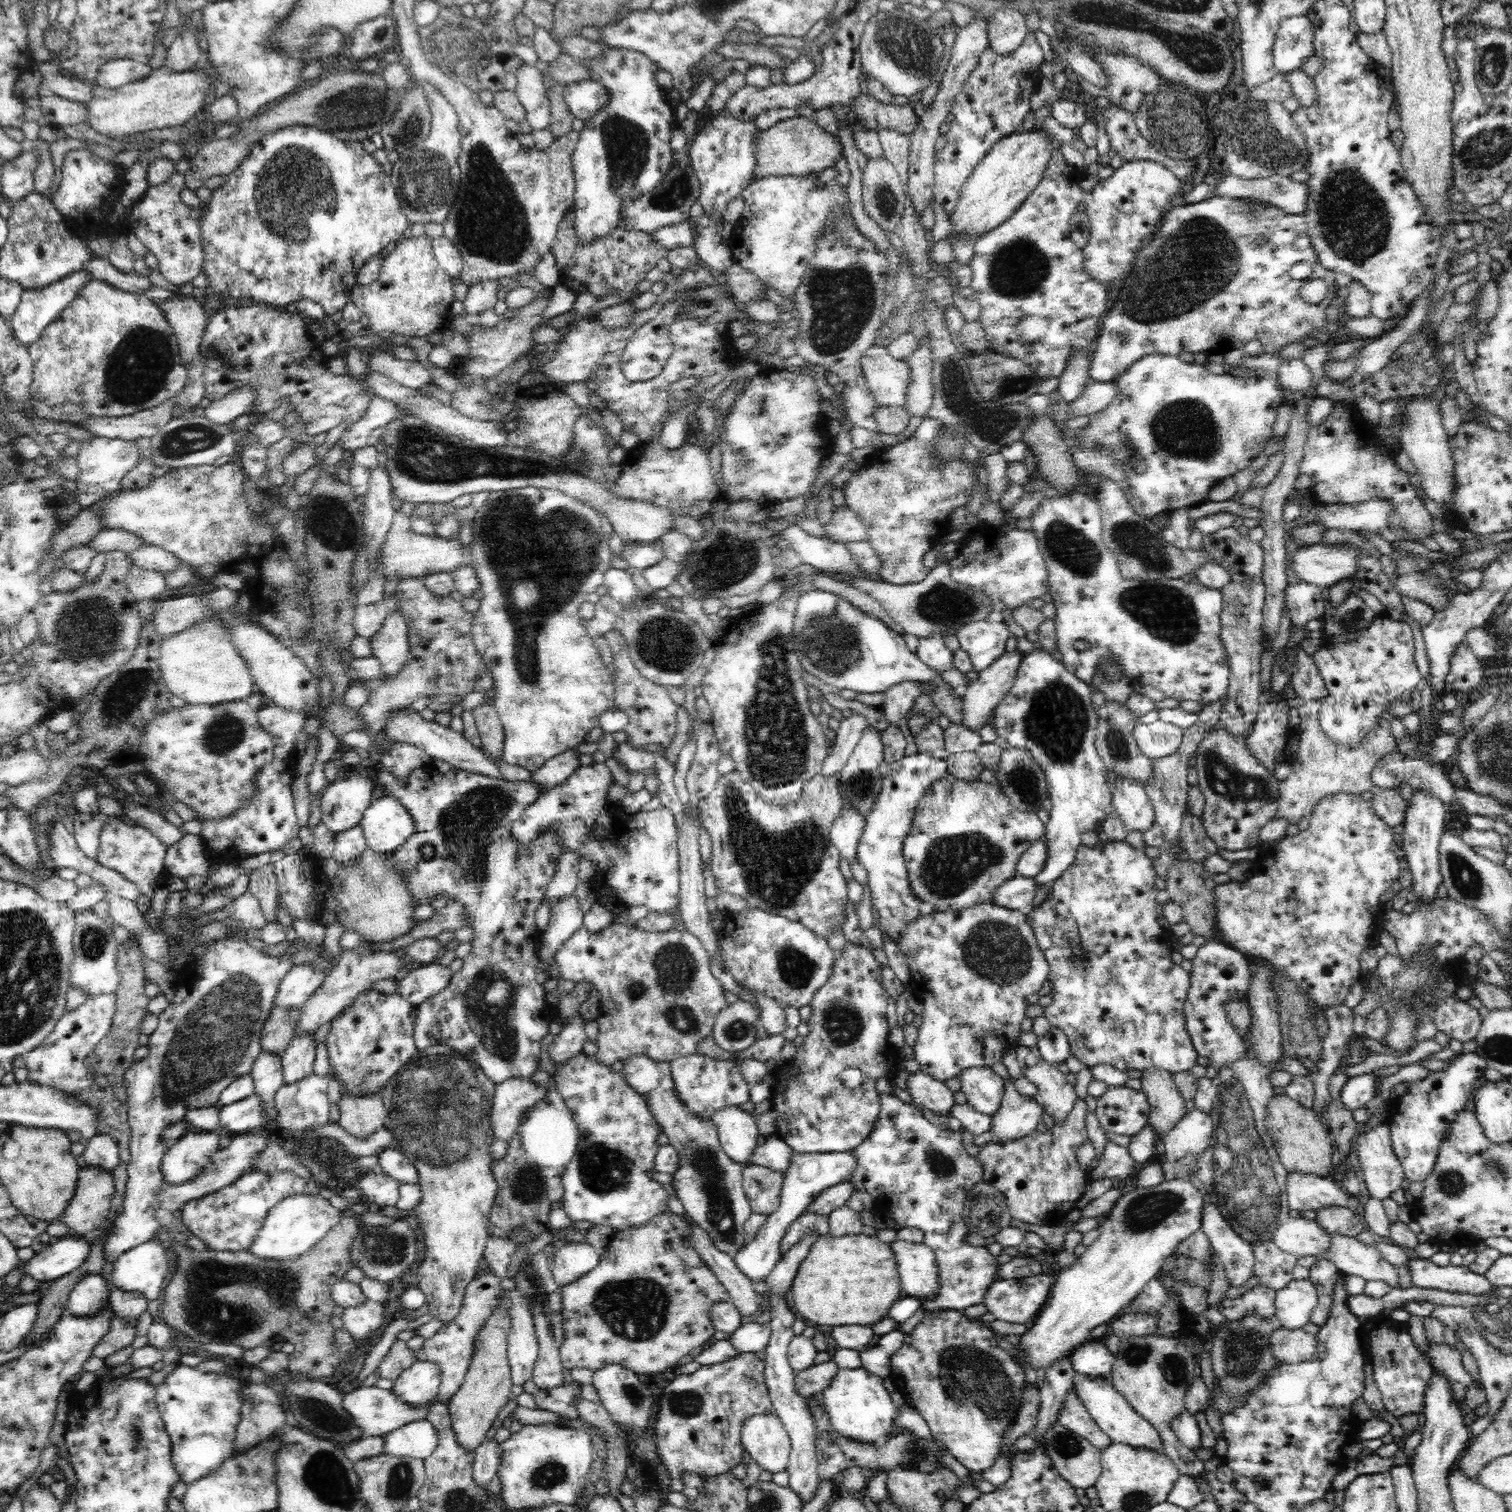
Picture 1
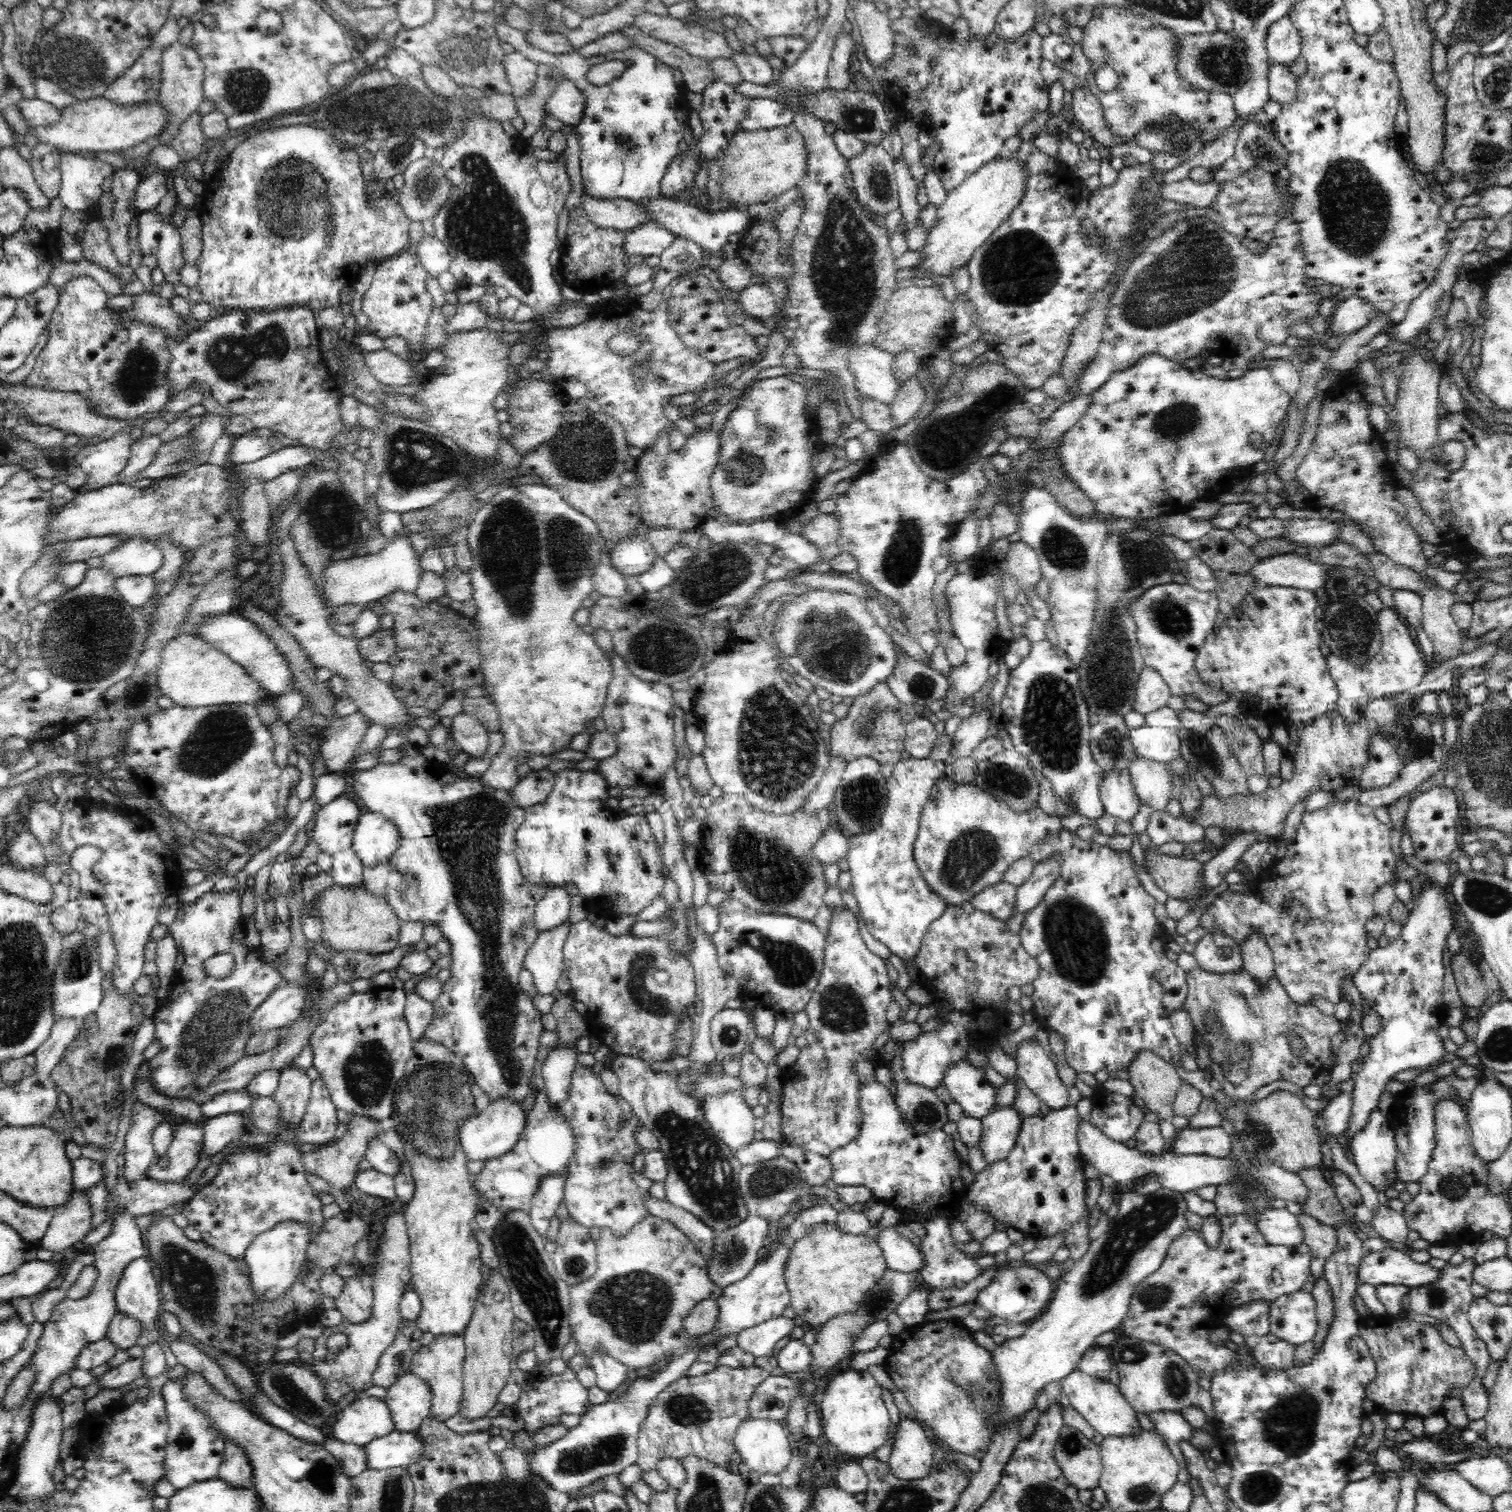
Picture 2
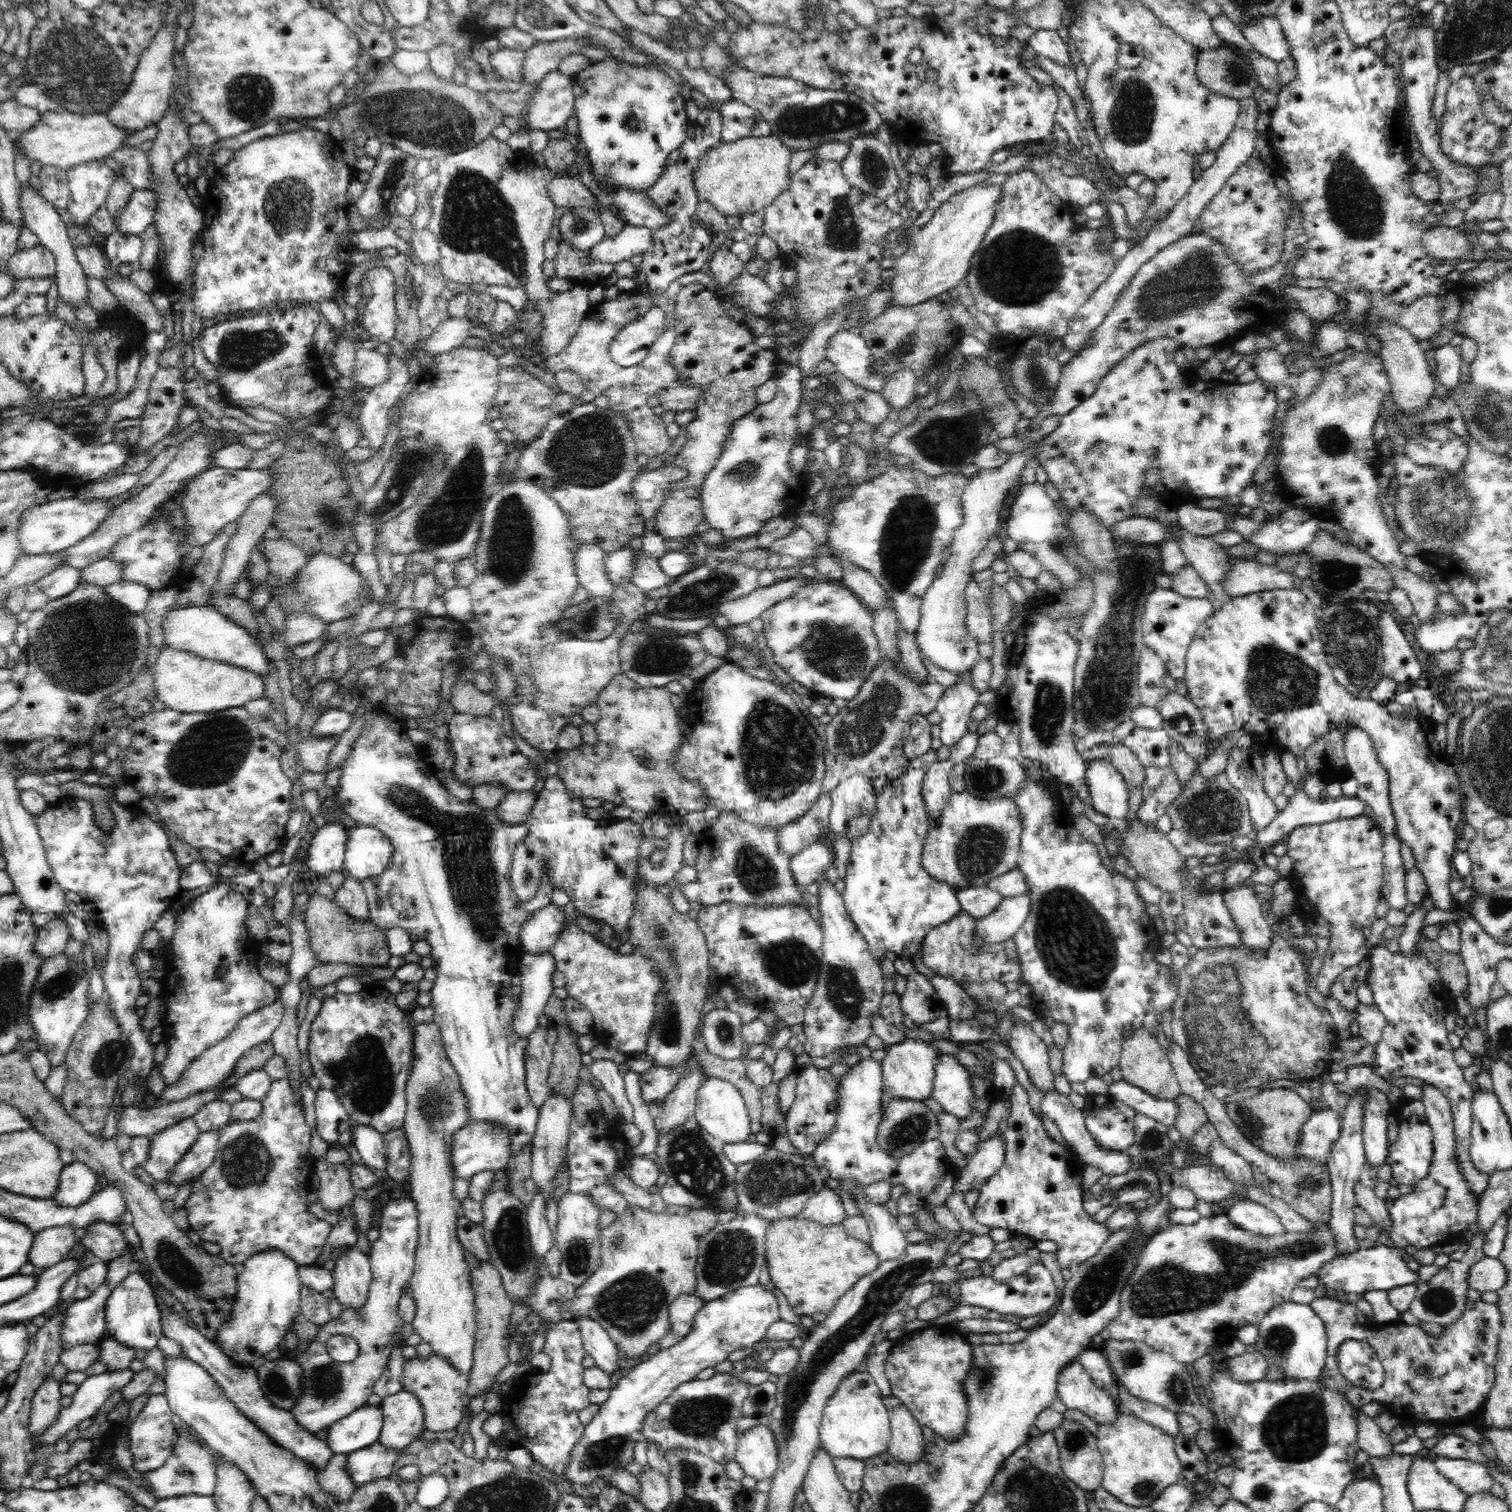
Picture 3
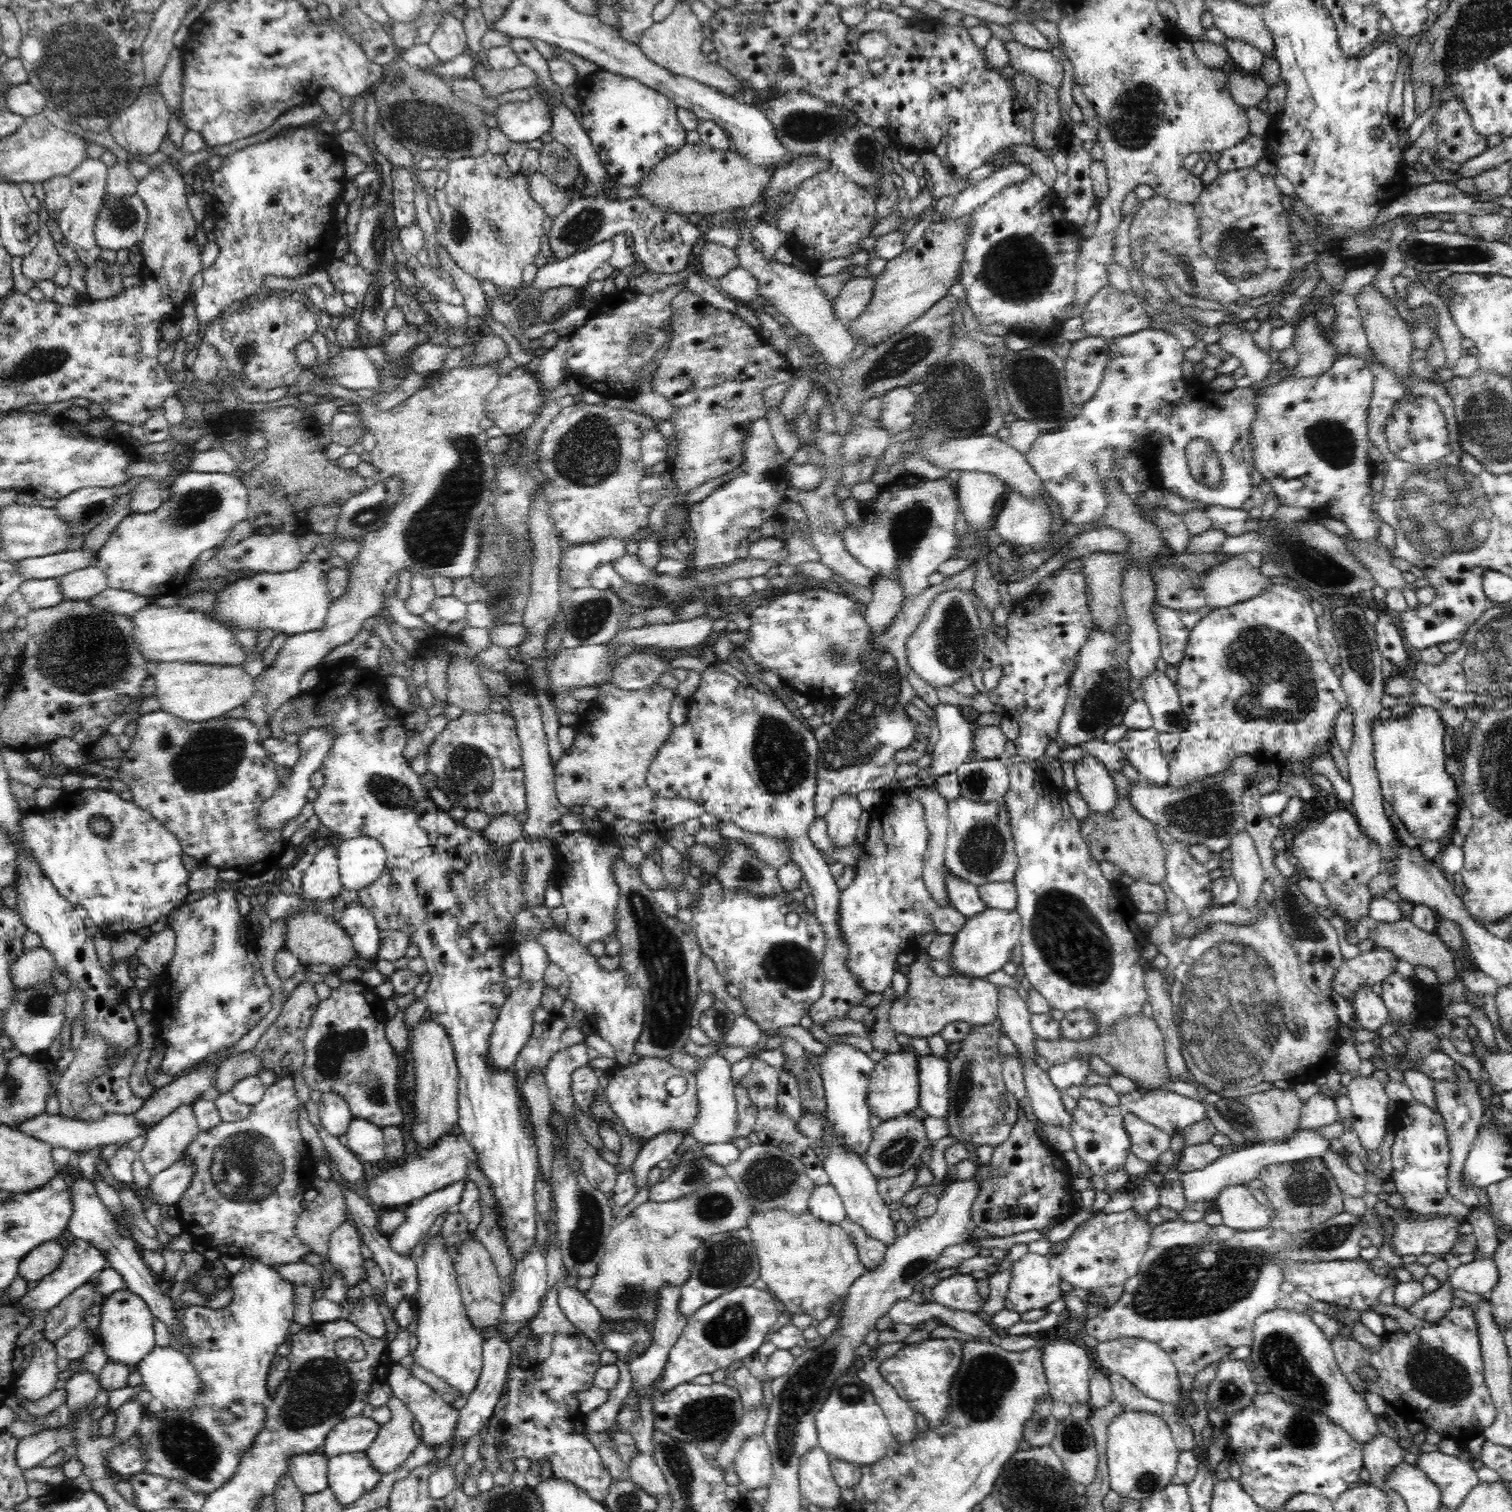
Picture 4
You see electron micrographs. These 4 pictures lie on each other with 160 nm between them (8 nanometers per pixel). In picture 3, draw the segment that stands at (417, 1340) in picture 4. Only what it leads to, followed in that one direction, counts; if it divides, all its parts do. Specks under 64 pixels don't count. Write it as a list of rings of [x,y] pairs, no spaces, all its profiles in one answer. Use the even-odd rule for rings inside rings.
[[[413,1024],[413,1064],[412,1074],[406,1082],[406,1108],[402,1127],[411,1154],[411,1168],[409,1182],[411,1199],[416,1202],[418,1211],[418,1236],[415,1252],[415,1268],[409,1280],[409,1291],[416,1303],[416,1314],[411,1322],[413,1332],[421,1336],[421,1340],[428,1342],[432,1353],[446,1359],[452,1367],[467,1374],[473,1365],[473,1348],[476,1334],[476,1313],[474,1306],[474,1289],[472,1289],[472,1273],[470,1264],[464,1257],[465,1248],[458,1239],[458,1220],[462,1216],[463,1204],[453,1195],[454,1165],[452,1165],[452,1138],[459,1128],[464,1128],[470,1121],[468,1115],[468,1099],[462,1091],[459,1075],[448,1059],[441,1037],[441,1030],[437,1024]]]

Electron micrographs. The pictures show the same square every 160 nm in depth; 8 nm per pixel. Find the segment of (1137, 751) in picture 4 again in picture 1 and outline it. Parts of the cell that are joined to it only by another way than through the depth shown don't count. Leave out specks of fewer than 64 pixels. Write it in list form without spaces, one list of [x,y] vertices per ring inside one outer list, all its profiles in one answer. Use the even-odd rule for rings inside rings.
[[[1158,719],[1148,724],[1137,723],[1133,738],[1142,754],[1154,760],[1174,754],[1182,744],[1184,734],[1184,729]]]

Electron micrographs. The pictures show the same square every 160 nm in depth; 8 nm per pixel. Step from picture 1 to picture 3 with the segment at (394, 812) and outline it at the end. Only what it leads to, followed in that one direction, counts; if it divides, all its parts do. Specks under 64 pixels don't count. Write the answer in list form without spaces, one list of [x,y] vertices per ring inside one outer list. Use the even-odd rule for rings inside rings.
[[[358,825],[349,829],[344,852],[343,873],[364,882],[372,880],[388,868],[394,847],[390,839],[372,825]]]

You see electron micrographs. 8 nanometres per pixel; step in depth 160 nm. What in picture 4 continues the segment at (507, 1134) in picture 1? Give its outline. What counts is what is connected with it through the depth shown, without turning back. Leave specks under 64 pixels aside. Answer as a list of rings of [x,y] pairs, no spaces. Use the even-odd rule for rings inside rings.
[[[444,1135],[430,1150],[420,1151],[417,1156],[405,1158],[397,1166],[381,1170],[378,1175],[365,1182],[367,1193],[380,1211],[404,1210],[413,1200],[440,1190],[456,1180],[466,1179],[468,1164],[477,1164],[476,1151],[464,1135]]]

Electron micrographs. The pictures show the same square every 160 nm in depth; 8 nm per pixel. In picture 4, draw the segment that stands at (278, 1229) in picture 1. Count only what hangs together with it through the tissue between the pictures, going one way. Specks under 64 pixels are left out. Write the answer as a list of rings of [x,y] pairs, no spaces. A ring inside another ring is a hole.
[[[245,1258],[243,1267],[231,1277],[232,1300],[228,1306],[212,1309],[206,1306],[190,1305],[180,1310],[180,1321],[184,1323],[182,1336],[169,1334],[169,1345],[184,1353],[198,1371],[202,1383],[202,1396],[193,1410],[170,1410],[164,1408],[158,1415],[144,1415],[136,1432],[147,1444],[148,1463],[145,1474],[164,1476],[169,1480],[184,1482],[195,1494],[210,1498],[218,1488],[236,1476],[236,1470],[246,1452],[252,1450],[254,1438],[264,1430],[270,1392],[267,1376],[272,1360],[280,1344],[286,1342],[290,1325],[294,1322],[294,1284],[282,1277],[276,1267]]]

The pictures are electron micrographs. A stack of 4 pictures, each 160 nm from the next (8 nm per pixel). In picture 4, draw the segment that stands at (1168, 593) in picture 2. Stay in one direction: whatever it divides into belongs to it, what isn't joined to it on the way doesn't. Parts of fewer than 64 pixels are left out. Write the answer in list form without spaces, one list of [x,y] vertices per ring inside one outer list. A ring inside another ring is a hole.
[[[1152,602],[1151,613],[1160,633],[1161,654],[1167,664],[1178,666],[1184,658],[1192,629],[1210,612],[1210,606],[1182,612]]]

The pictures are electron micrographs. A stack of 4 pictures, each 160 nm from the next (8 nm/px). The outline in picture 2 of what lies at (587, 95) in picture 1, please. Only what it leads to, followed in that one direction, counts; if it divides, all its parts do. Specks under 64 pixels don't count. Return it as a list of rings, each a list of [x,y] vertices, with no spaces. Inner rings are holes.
[[[565,78],[558,82],[552,96],[547,98],[544,111],[565,125],[577,126],[584,115],[586,104],[584,93],[576,87],[576,83]]]

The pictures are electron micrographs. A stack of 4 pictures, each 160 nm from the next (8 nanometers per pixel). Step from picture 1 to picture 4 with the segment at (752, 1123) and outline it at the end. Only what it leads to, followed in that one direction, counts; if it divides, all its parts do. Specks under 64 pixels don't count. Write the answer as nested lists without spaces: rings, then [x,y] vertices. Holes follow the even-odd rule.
[[[712,1054],[706,1056],[703,1066],[695,1073],[697,1077],[698,1114],[690,1135],[694,1136],[704,1146],[709,1144],[726,1143],[736,1134],[736,1099],[734,1099],[734,1084],[731,1078],[732,1065],[726,1058]]]

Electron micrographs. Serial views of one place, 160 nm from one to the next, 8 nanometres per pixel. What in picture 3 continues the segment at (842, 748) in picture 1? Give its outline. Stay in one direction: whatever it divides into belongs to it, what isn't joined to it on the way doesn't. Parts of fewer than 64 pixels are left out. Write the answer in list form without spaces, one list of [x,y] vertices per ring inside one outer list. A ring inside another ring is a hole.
[[[820,793],[815,803],[797,821],[790,822],[778,832],[778,847],[790,858],[798,854],[805,846],[816,839],[822,839],[832,847],[835,858],[833,864],[837,868],[839,878],[844,878],[851,849],[849,838],[837,837],[829,827],[831,809],[831,793]]]

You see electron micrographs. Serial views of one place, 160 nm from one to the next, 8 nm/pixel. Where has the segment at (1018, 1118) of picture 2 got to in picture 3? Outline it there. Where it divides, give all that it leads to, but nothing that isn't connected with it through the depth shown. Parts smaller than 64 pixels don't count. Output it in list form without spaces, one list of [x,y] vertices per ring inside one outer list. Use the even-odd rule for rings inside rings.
[[[996,1132],[979,1143],[967,1164],[956,1171],[952,1194],[960,1191],[966,1194],[973,1187],[979,1190],[988,1177],[998,1172],[1004,1158],[1004,1137]]]

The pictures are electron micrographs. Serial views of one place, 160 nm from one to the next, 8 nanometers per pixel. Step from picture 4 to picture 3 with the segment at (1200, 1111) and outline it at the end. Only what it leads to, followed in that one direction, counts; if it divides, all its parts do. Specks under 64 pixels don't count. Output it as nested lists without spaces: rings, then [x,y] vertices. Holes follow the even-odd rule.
[[[1123,1079],[1120,1082],[1110,1084],[1108,1094],[1130,1106],[1136,1113],[1154,1119],[1166,1127],[1174,1126],[1179,1114],[1179,1104],[1177,1104],[1176,1098],[1174,1100],[1154,1098],[1141,1088],[1129,1084]]]

